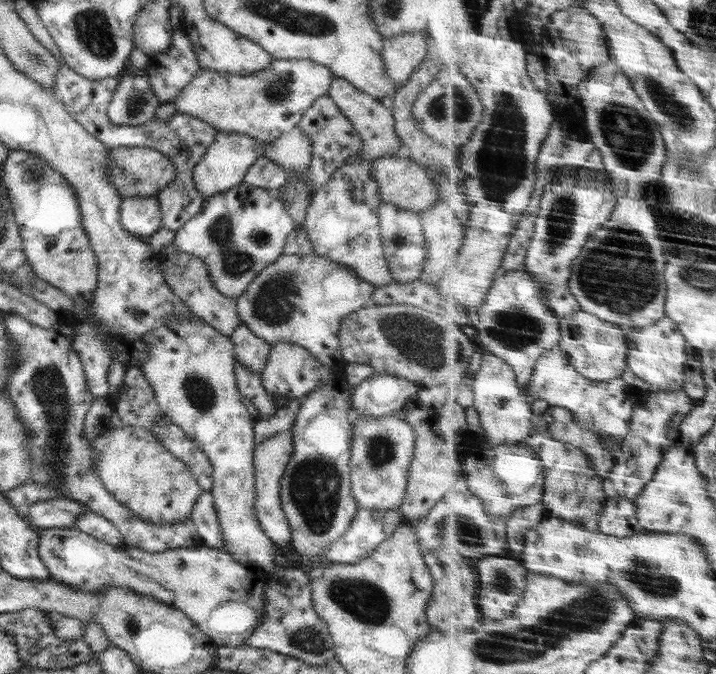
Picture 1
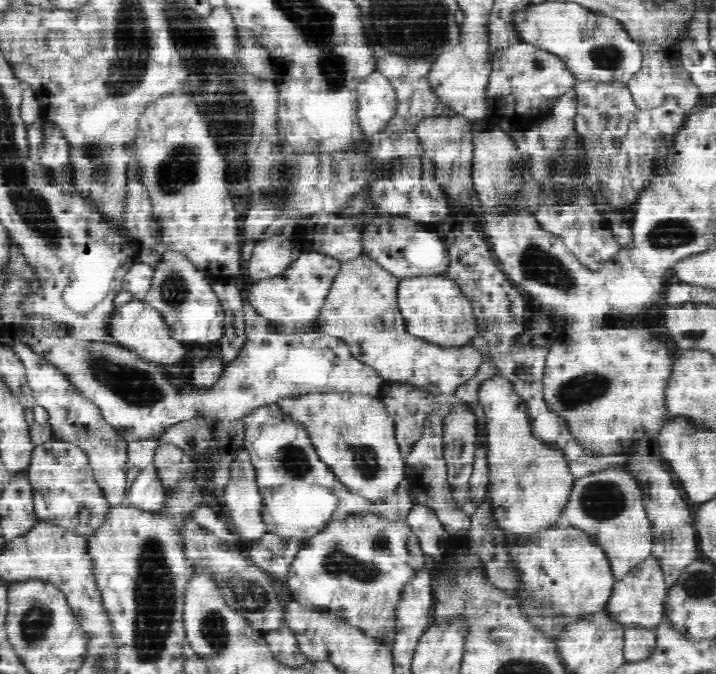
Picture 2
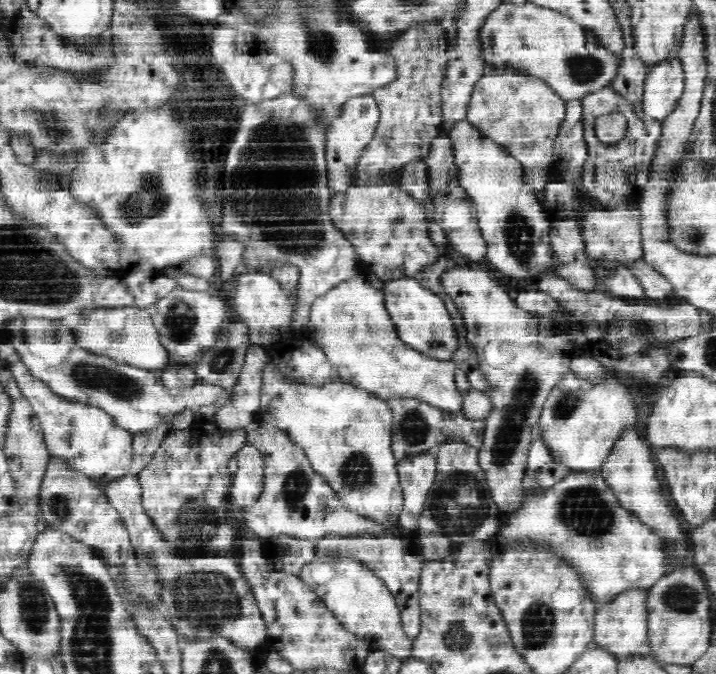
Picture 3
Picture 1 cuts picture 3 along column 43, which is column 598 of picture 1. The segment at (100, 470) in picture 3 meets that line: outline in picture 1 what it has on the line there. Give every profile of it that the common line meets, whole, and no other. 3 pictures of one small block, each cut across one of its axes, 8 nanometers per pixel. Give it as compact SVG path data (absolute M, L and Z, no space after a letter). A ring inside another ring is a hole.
M553 349L544 354L534 369L531 382L528 385L528 394L545 400L549 405L567 408L573 422L585 424L598 432L601 439L609 445L613 454L618 454L623 447L623 441L628 434L630 420L633 419L635 405L645 400L645 392L635 385L627 384L621 378L605 381L593 381L579 374L579 371L568 363L567 358L559 349Z

